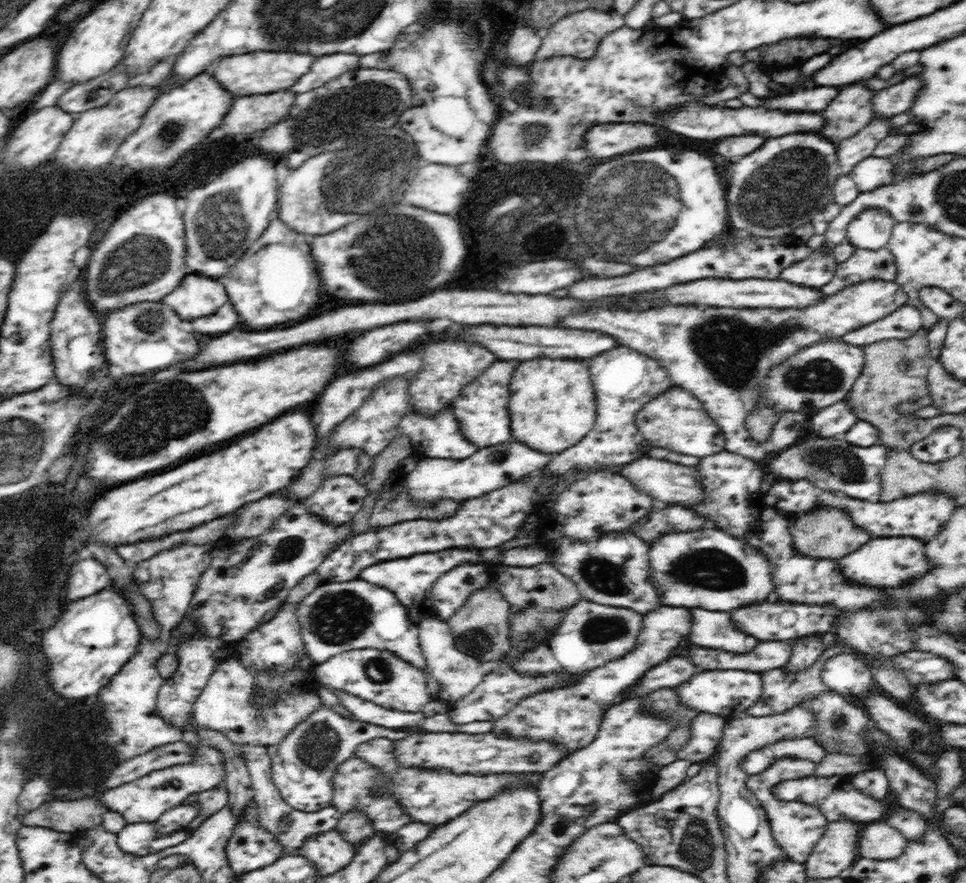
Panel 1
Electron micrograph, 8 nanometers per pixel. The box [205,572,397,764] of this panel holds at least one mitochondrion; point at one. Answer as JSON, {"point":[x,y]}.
{"point":[335,618]}

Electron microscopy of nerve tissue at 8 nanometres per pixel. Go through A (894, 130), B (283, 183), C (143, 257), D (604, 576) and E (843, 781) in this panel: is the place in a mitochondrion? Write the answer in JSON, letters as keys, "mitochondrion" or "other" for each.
{"A":"other","B":"other","C":"mitochondrion","D":"mitochondrion","E":"other"}

